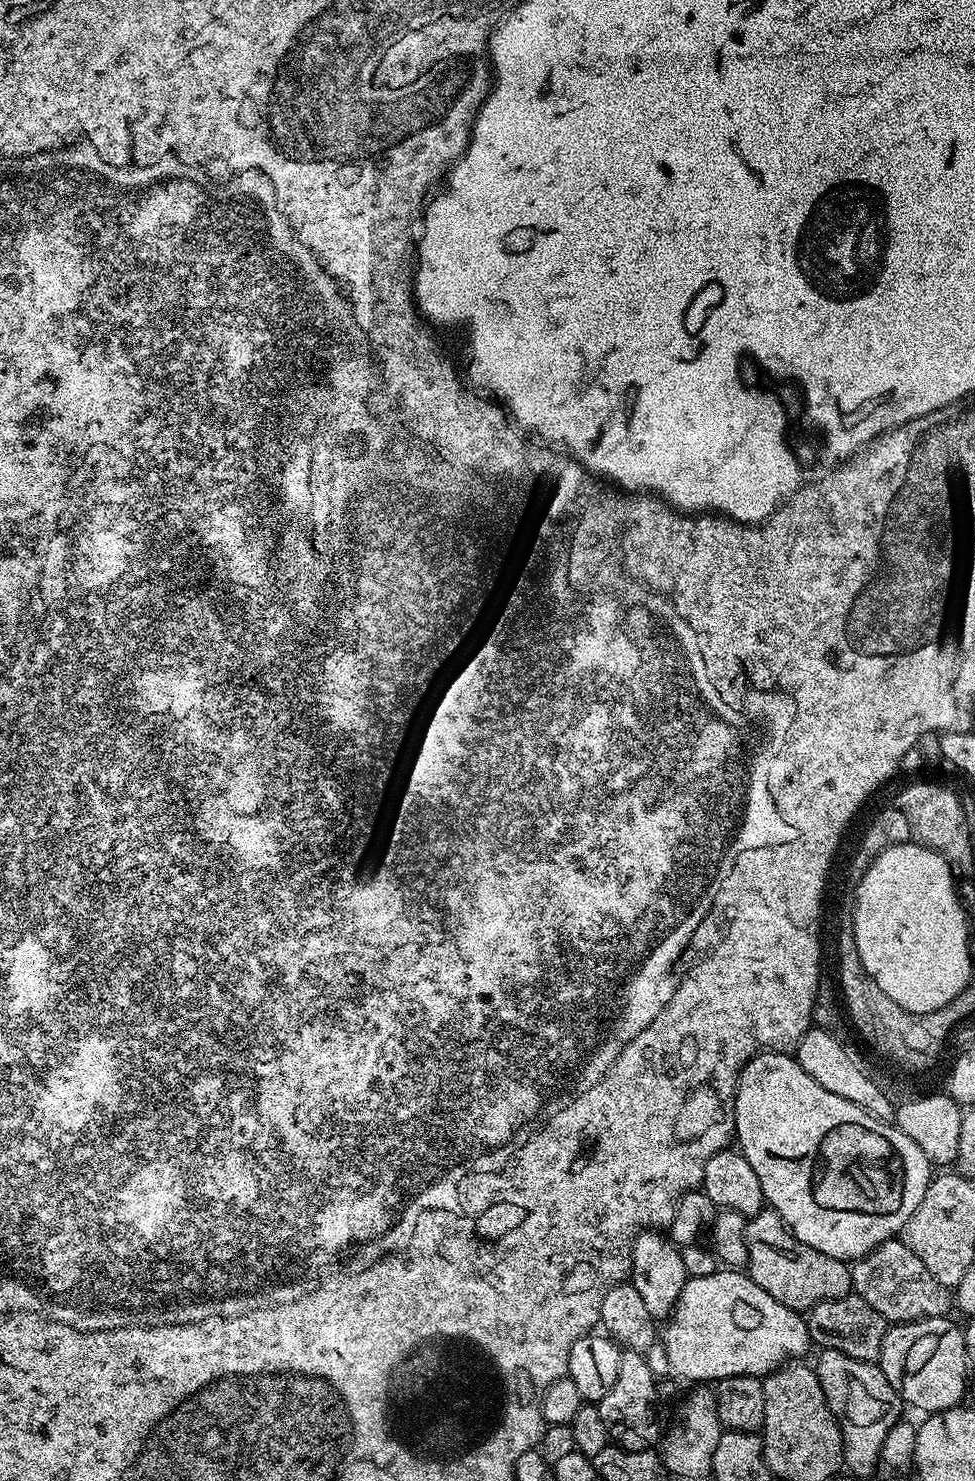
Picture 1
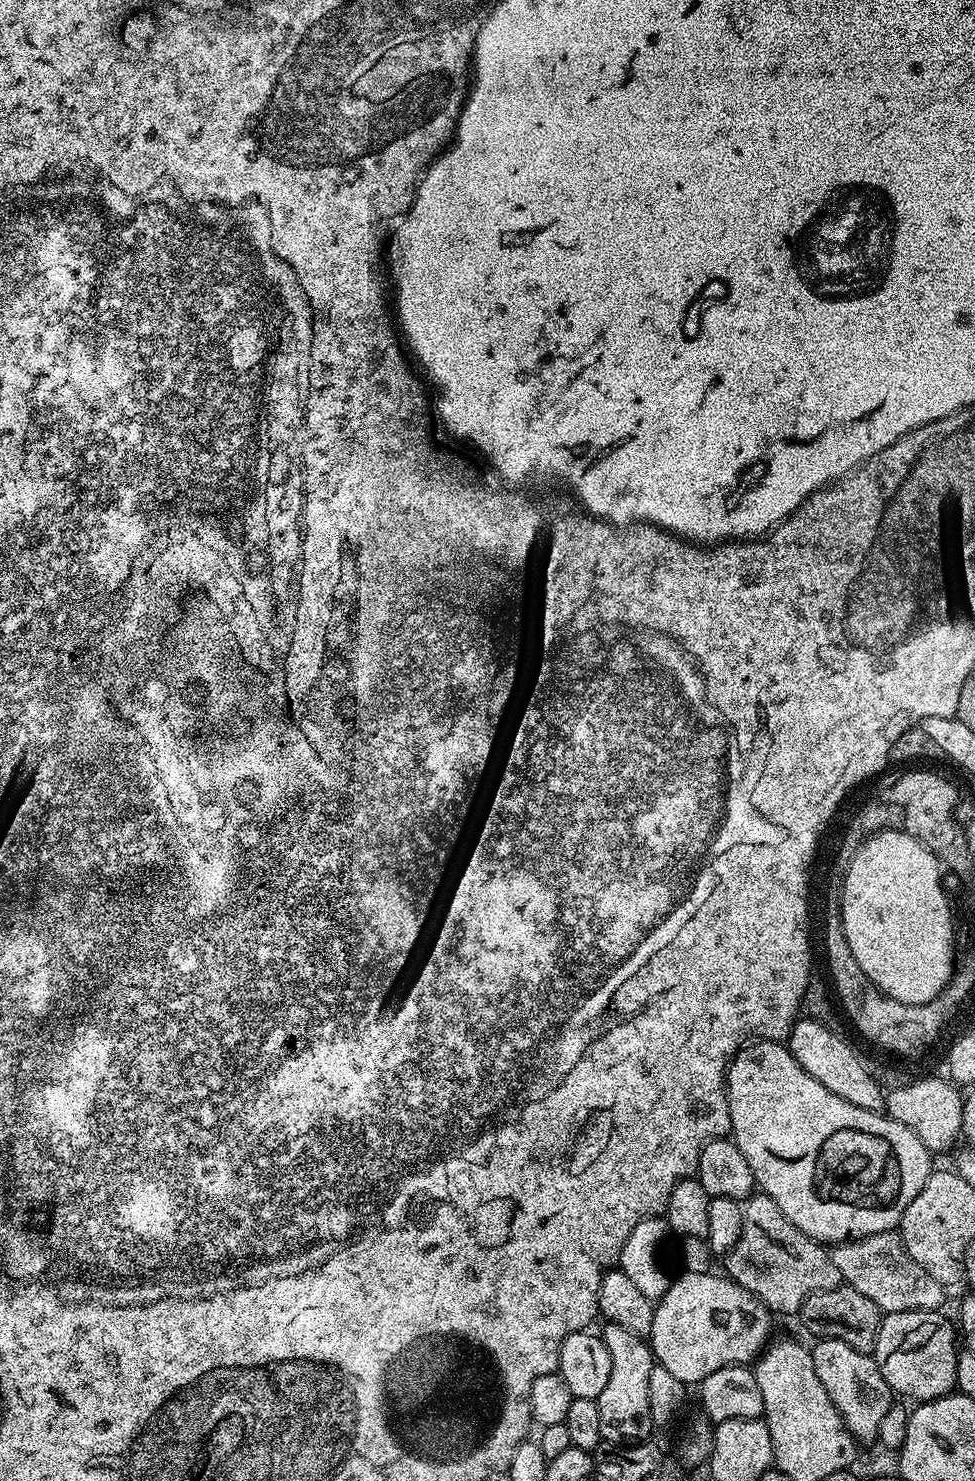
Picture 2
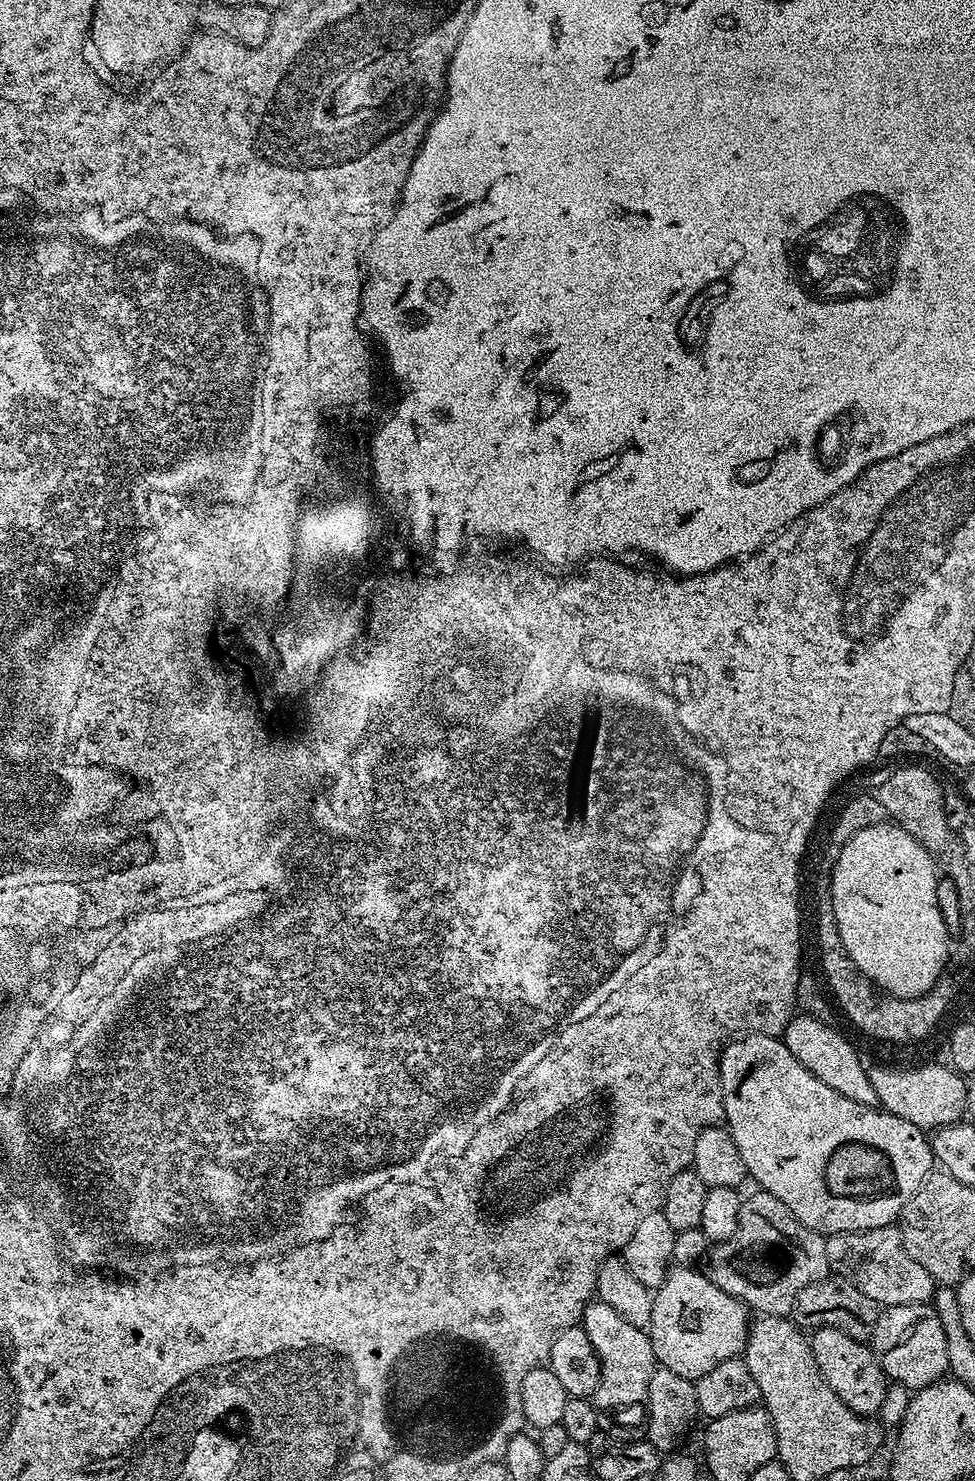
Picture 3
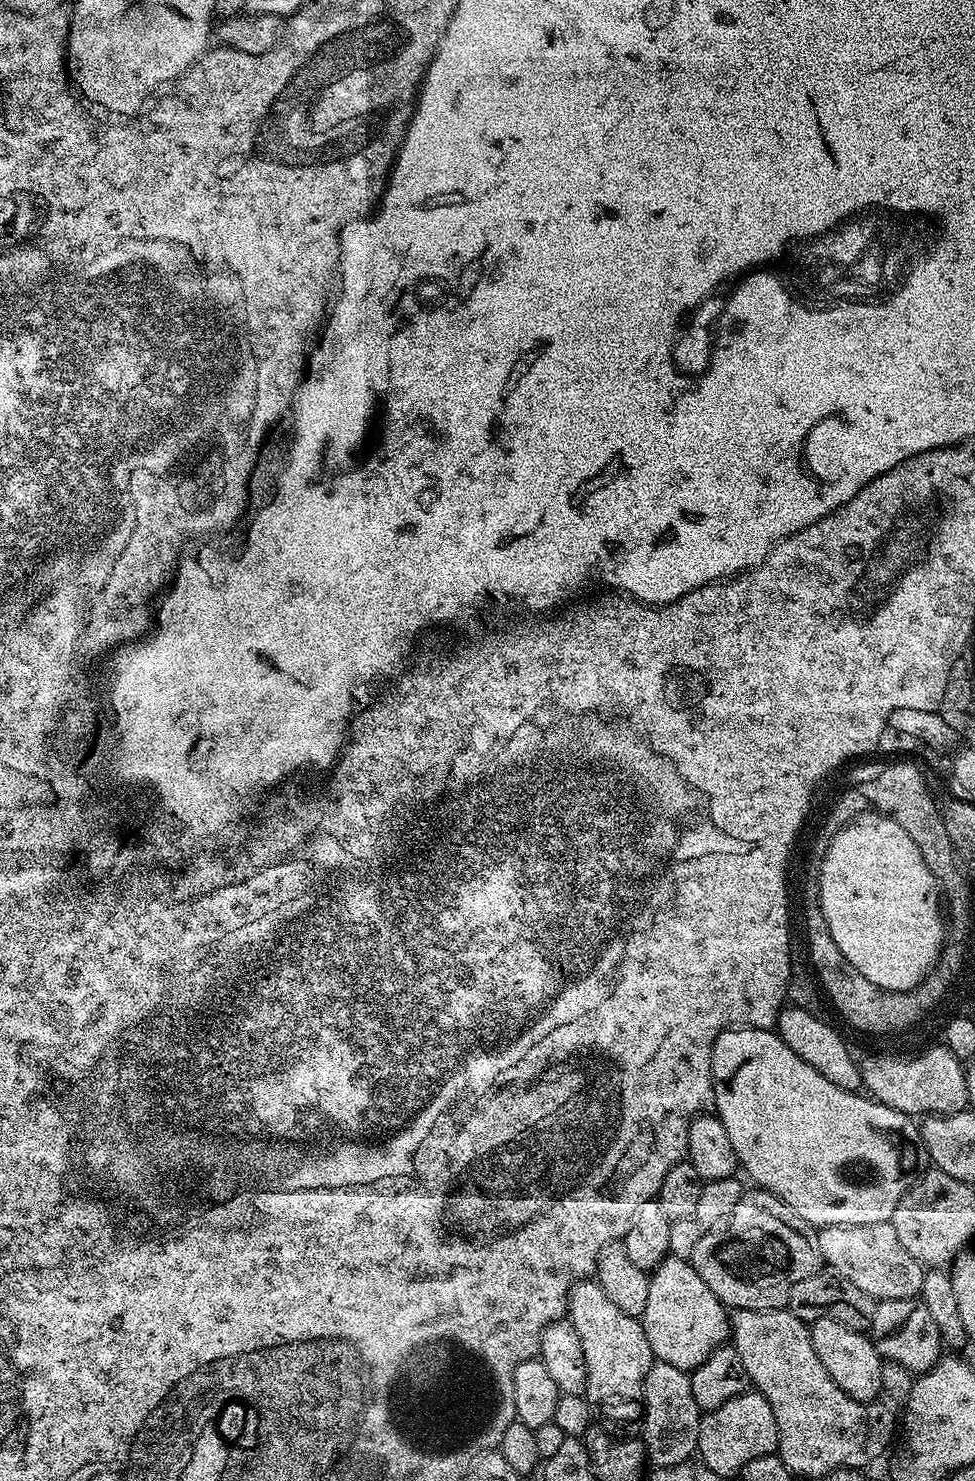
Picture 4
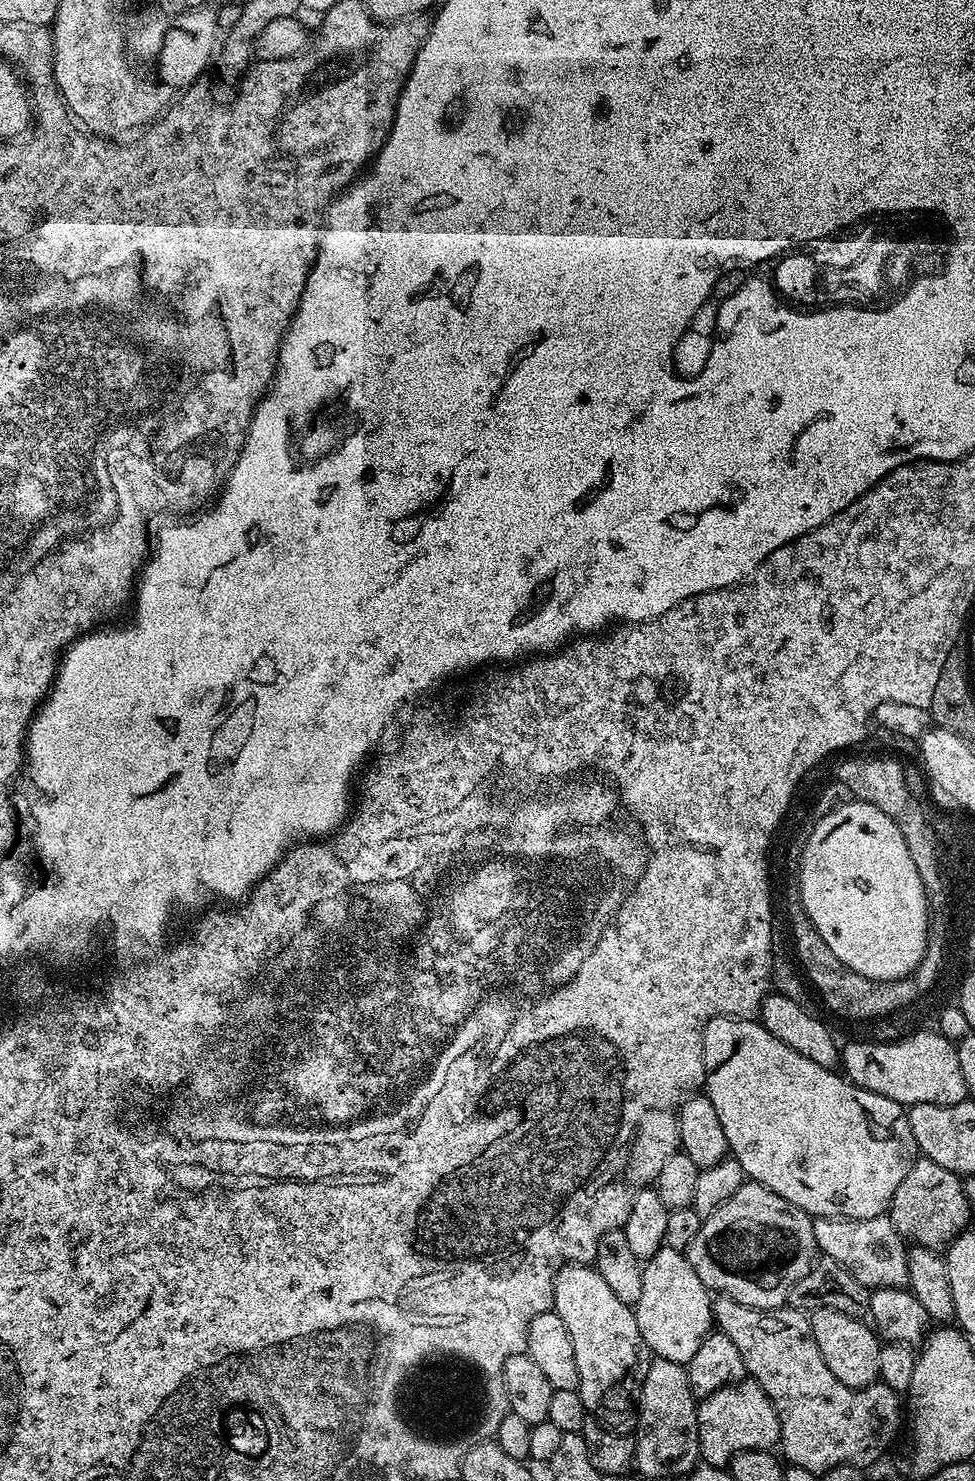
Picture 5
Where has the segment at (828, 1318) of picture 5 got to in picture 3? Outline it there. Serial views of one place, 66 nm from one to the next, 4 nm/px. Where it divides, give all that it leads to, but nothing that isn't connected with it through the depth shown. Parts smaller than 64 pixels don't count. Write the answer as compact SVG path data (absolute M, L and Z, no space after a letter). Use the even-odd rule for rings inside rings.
M817 1328L811 1333L810 1343L814 1362L818 1362L818 1370L826 1378L830 1390L850 1406L859 1416L871 1417L879 1413L882 1398L886 1398L889 1379L884 1375L882 1366L876 1360L871 1347L865 1341L850 1338L850 1334L842 1334L837 1328Z

